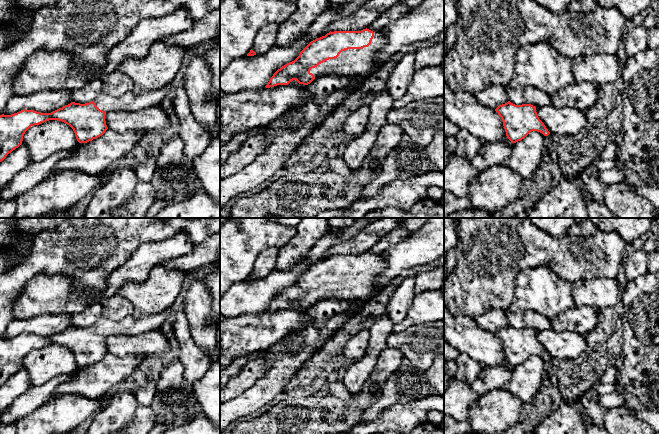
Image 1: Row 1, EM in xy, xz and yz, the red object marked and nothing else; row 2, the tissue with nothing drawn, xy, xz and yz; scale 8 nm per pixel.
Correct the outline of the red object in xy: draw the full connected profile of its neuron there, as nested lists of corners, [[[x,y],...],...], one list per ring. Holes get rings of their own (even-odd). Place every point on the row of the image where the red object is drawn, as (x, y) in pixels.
[[[170,84],[135,95],[132,91],[121,97],[100,95],[85,104],[71,102],[51,113],[23,109],[11,115],[0,115],[0,162],[23,141],[25,132],[34,125],[49,120],[69,125],[79,143],[87,143],[102,136],[108,129],[105,115],[110,111],[139,111],[159,105],[166,94],[173,91]]]

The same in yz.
[[[508,101],[499,105],[495,111],[501,117],[506,136],[511,143],[521,141],[532,131],[540,132],[544,136],[550,134],[539,119],[536,107],[531,104],[515,105]]]

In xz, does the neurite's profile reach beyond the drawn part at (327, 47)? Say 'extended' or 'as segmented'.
extended

